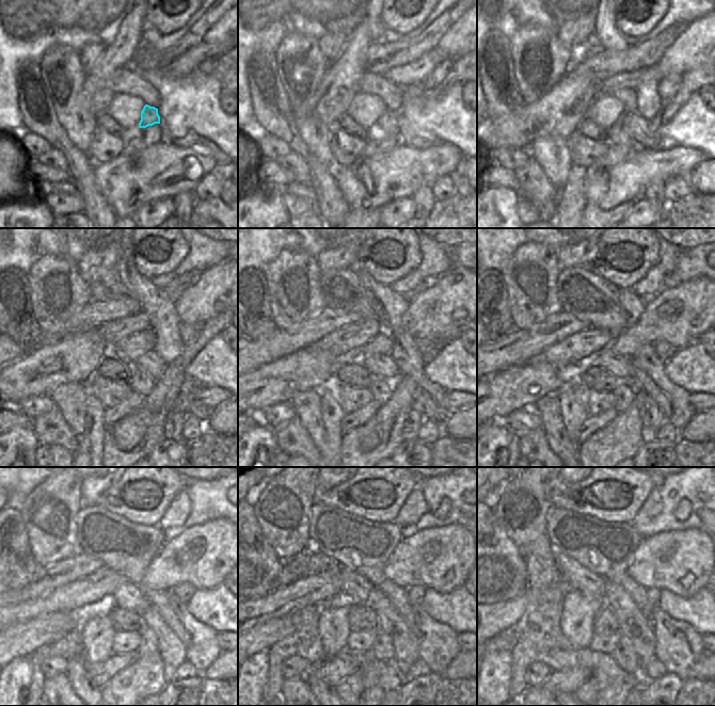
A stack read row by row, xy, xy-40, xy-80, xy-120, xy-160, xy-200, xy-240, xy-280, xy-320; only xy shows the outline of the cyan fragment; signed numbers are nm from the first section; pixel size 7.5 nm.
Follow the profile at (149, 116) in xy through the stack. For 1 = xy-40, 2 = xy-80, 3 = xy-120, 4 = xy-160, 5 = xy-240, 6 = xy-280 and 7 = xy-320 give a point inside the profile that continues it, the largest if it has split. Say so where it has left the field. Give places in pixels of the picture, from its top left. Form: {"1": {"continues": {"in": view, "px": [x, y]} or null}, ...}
{"1": {"continues": {"in": "xy-40", "px": [388, 124]}}, "2": {"continues": {"in": "xy-80", "px": [617, 135]}}, "3": {"continues": {"in": "xy-120", "px": [140, 383]}}, "4": {"continues": {"in": "xy-160", "px": [381, 388]}}, "5": {"continues": {"in": "xy-240", "px": [147, 643]}}, "6": {"continues": {"in": "xy-280", "px": [382, 651]}}, "7": {"continues": {"in": "xy-320", "px": [624, 655]}}}

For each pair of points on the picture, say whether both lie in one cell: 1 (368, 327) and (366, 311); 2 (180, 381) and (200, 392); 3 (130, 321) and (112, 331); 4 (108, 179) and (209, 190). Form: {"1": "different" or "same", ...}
{"1": "different", "2": "different", "3": "same", "4": "different"}

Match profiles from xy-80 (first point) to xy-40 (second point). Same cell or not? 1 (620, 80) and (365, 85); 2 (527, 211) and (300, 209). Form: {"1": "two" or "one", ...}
{"1": "two", "2": "one"}

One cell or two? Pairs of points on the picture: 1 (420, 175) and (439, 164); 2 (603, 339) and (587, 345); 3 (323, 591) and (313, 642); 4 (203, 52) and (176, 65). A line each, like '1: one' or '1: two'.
1: one
2: one
3: two
4: one

